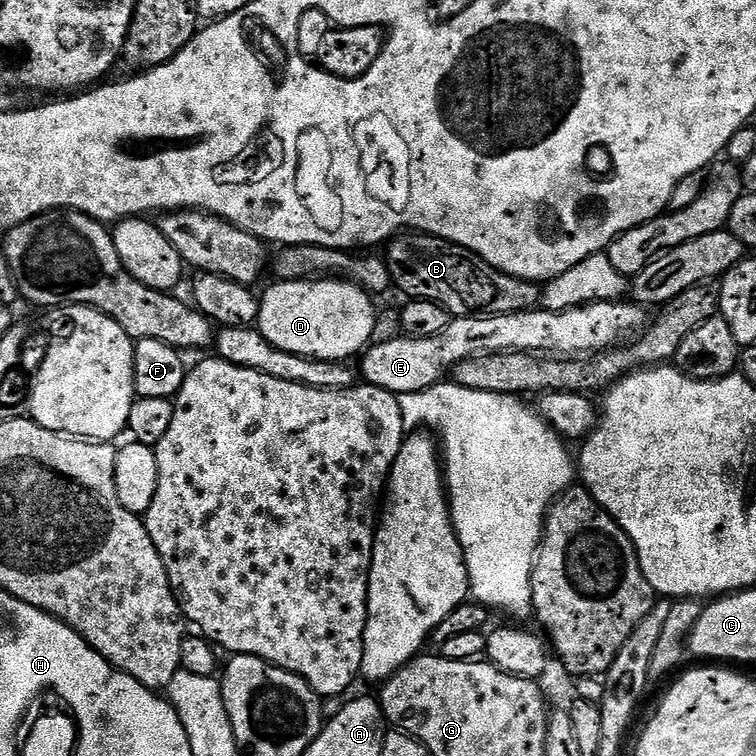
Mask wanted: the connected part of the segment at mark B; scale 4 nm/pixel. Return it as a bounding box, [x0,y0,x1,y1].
[387,230,541,317]

